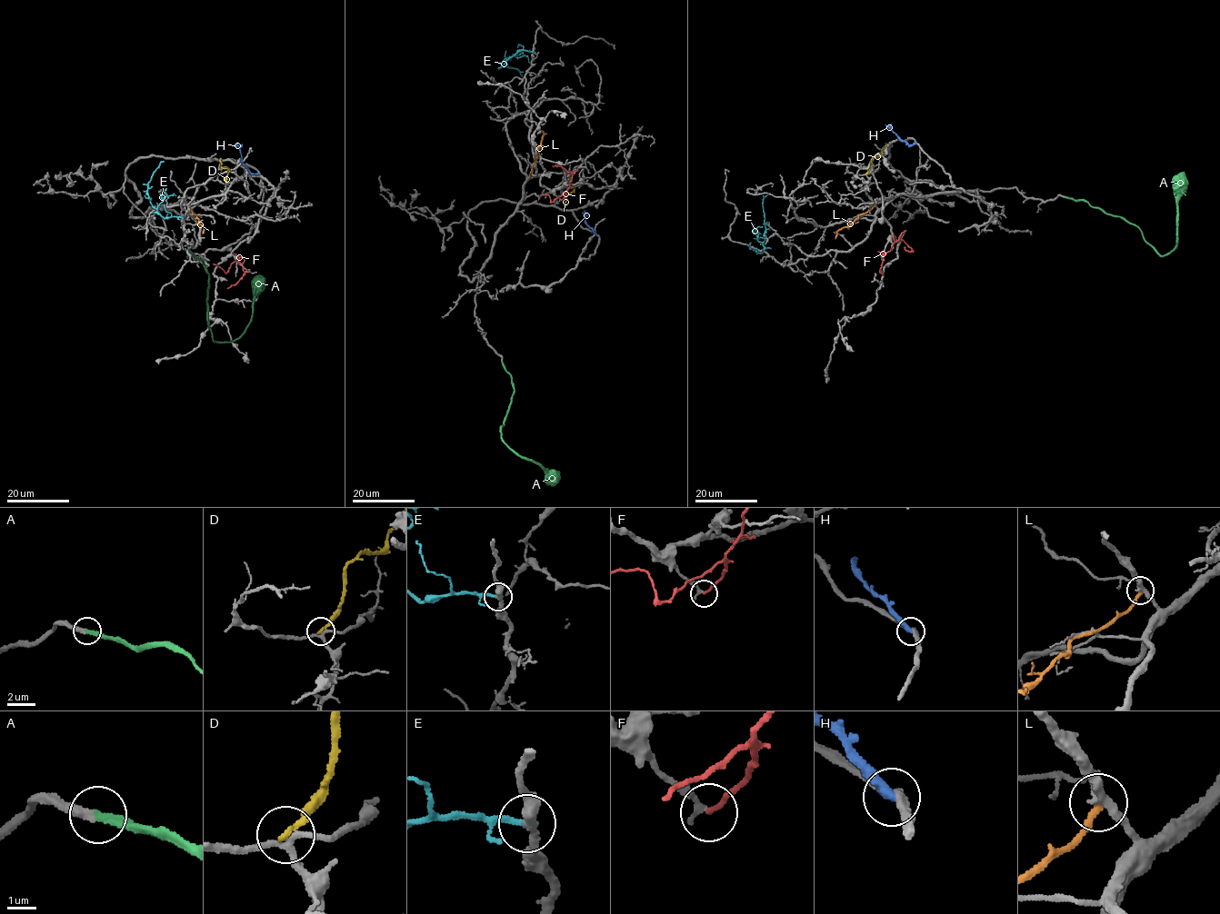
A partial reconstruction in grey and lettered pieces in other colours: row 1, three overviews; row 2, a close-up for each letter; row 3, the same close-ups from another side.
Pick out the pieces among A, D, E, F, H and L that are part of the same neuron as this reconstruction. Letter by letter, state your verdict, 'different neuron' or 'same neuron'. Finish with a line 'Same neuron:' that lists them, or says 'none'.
A: same neuron
D: different neuron
E: different neuron
F: different neuron
H: different neuron
L: different neuron
Same neuron: A

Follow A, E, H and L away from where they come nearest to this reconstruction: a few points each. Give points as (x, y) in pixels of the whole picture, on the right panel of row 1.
A: (1064, 197), (1084, 200), (1092, 206), (1123, 217), (1163, 255), (1173, 249), (1177, 239), (1176, 181), (1182, 172)
E: (756, 249), (761, 253), (764, 247), (763, 199), (767, 193)
H: (915, 143), (909, 145), (890, 129)
L: (874, 204), (852, 223), (837, 231), (835, 238)

